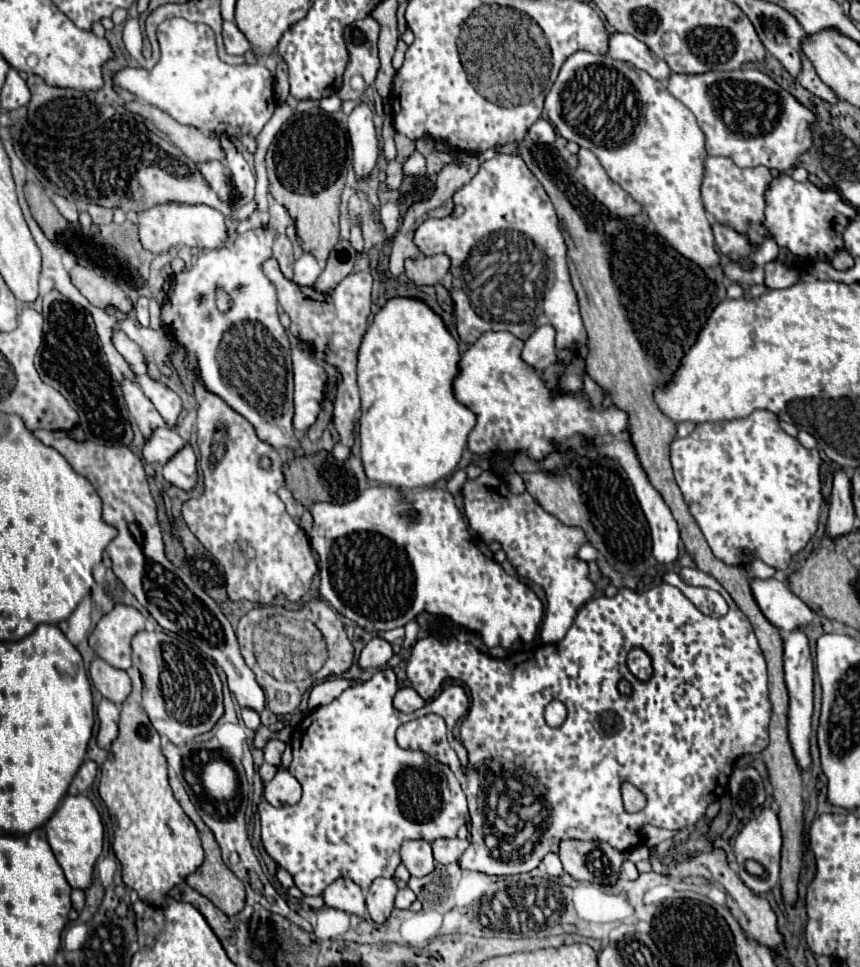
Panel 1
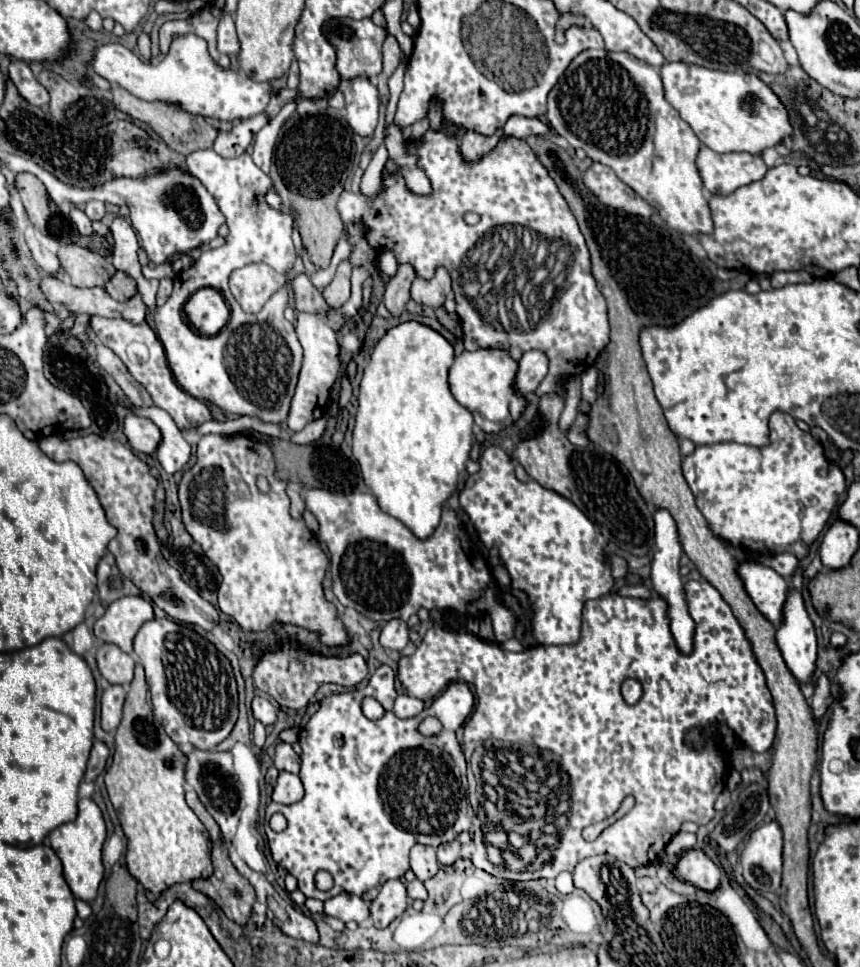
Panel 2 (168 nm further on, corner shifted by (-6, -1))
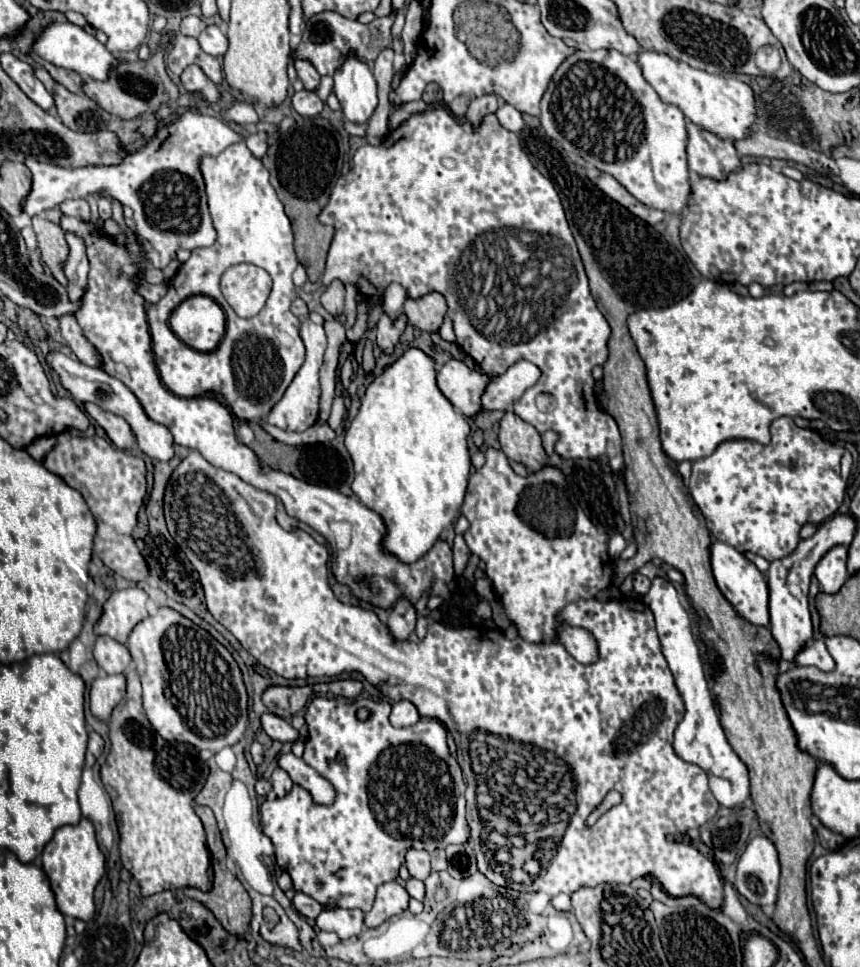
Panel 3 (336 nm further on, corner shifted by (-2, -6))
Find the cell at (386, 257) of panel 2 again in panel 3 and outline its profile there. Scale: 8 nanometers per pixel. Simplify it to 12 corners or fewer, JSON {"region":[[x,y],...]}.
{"region":[[389,285],[383,299],[385,315],[393,321],[403,315],[407,293]]}

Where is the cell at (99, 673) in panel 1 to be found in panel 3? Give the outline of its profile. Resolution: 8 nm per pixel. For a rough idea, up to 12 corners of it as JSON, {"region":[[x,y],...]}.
{"region":[[97,637],[93,657],[105,673],[125,673],[131,653],[123,643]]}

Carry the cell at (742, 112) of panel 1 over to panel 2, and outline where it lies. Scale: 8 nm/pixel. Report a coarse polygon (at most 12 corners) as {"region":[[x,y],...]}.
{"region":[[661,66],[665,98],[715,152],[793,136],[755,74]]}

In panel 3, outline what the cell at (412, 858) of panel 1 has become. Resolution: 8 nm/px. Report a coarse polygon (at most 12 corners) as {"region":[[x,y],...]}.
{"region":[[409,849],[405,865],[415,879],[431,873],[431,855]]}

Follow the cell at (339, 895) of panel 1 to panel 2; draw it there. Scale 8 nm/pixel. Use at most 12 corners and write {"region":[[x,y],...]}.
{"region":[[337,894],[325,902],[325,914],[349,922],[369,918],[355,894]]}

